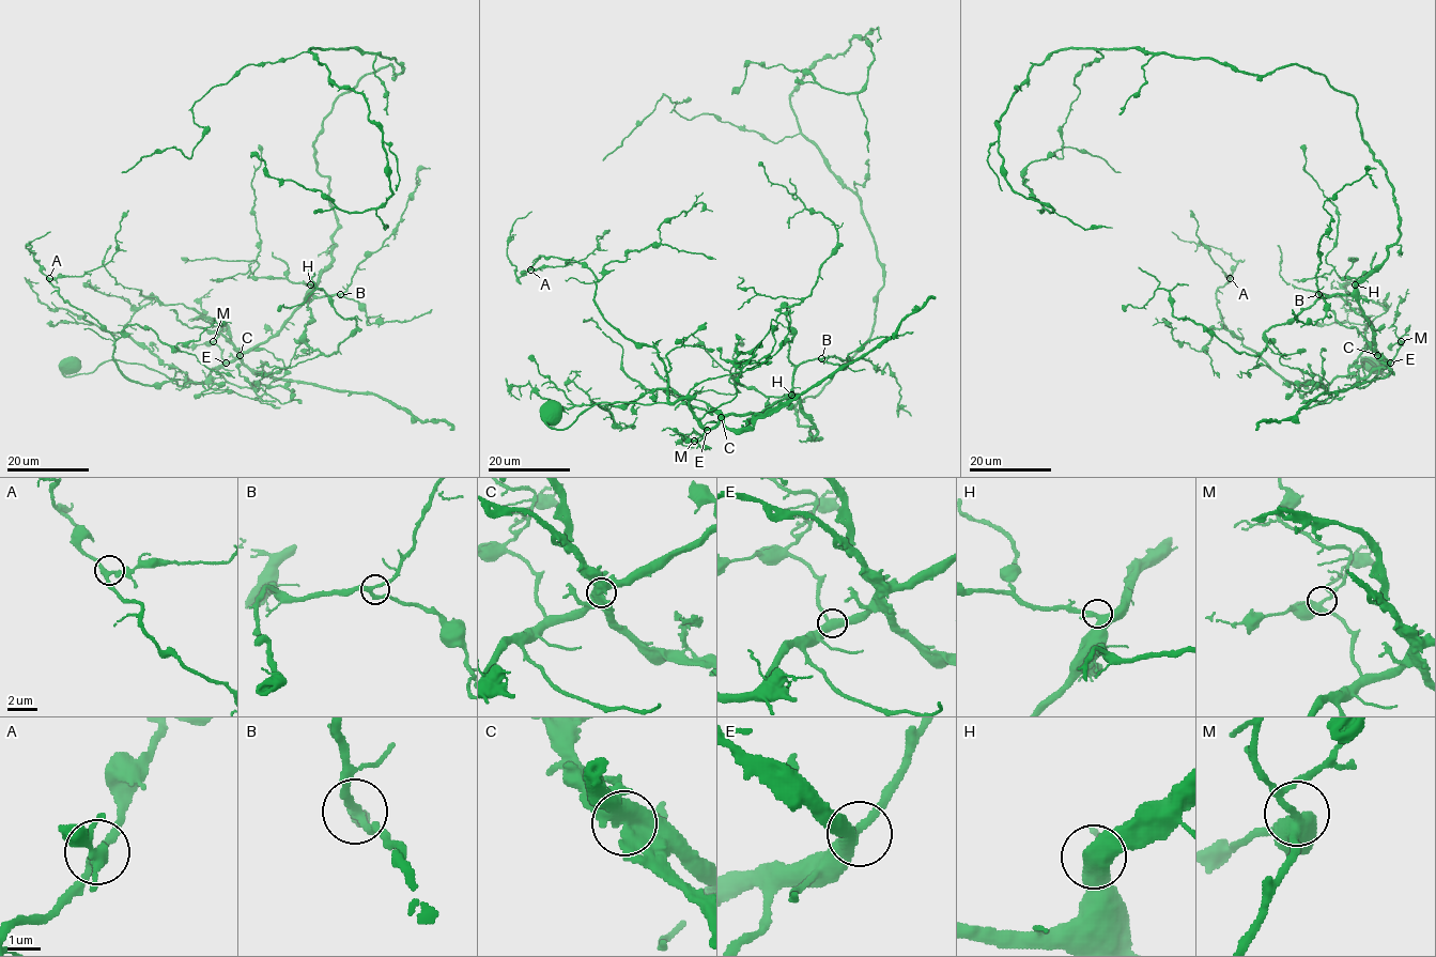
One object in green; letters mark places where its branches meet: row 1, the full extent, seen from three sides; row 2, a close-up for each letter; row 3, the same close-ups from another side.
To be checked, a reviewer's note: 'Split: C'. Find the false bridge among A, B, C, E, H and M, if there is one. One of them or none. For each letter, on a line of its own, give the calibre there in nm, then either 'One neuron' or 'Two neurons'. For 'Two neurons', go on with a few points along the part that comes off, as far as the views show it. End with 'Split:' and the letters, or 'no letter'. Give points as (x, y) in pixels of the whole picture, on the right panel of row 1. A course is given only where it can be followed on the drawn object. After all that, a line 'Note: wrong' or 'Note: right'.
A: Thickness 300 nm. One neuron
B: Thickness 240 nm. One neuron
C: Thickness 550 nm. Two neurons. Course of the part to remove: (1377, 355), (1388, 366), (1388, 373), (1336, 392), (1323, 392), (1295, 416), (1280, 421), (1261, 421), (1255, 430)
E: Thickness 400 nm. One neuron
H: Thickness 400 nm. One neuron
M: Thickness 360 nm. One neuron
Split: C
Note: right

